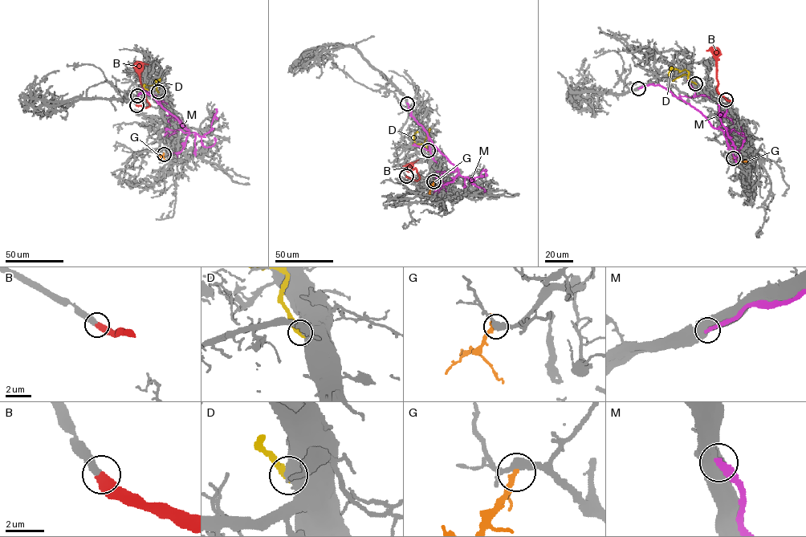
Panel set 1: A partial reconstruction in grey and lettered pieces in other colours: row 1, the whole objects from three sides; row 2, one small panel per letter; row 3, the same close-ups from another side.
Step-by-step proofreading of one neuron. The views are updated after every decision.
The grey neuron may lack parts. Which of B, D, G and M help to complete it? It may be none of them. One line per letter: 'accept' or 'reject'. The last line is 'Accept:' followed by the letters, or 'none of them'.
B: accept
D: reject
G: accept
M: reject
Accept: B, G

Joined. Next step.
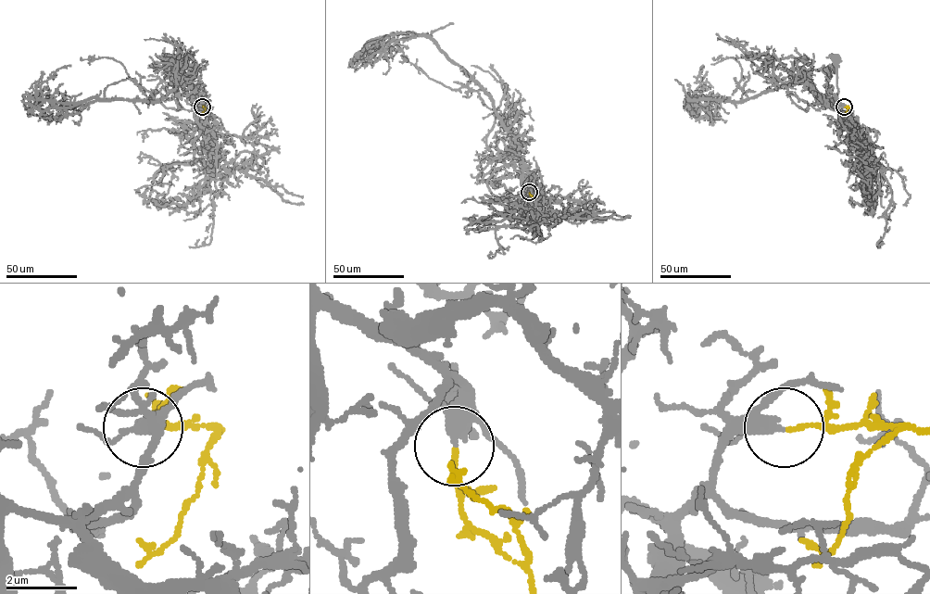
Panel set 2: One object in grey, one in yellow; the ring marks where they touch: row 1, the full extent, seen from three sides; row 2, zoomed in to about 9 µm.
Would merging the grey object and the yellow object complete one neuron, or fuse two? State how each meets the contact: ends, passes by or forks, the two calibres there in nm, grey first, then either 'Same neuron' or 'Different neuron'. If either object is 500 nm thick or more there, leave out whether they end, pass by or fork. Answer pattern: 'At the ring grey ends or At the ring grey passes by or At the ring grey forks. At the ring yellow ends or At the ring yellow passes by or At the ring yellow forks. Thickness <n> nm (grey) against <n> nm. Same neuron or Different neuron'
At the ring grey passes by. At the ring yellow ends. Thickness 300 nm (grey) against 130 nm. Same neuron

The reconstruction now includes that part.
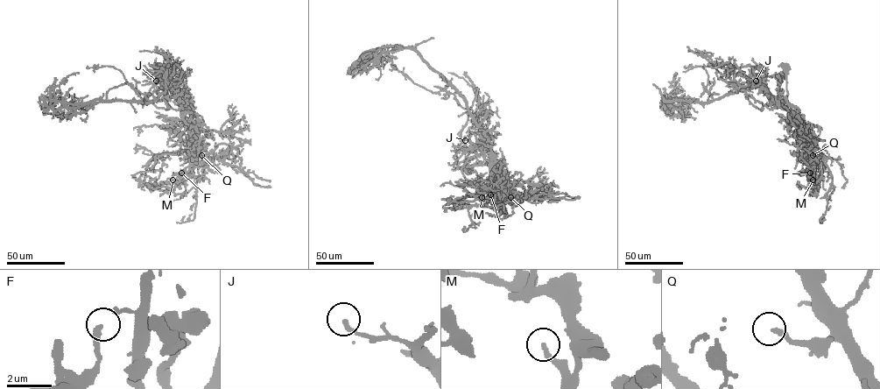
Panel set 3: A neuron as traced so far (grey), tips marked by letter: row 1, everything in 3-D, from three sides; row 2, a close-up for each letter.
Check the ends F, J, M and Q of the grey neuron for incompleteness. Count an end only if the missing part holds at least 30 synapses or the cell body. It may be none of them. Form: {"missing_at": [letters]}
{"missing_at": ["Q"]}

